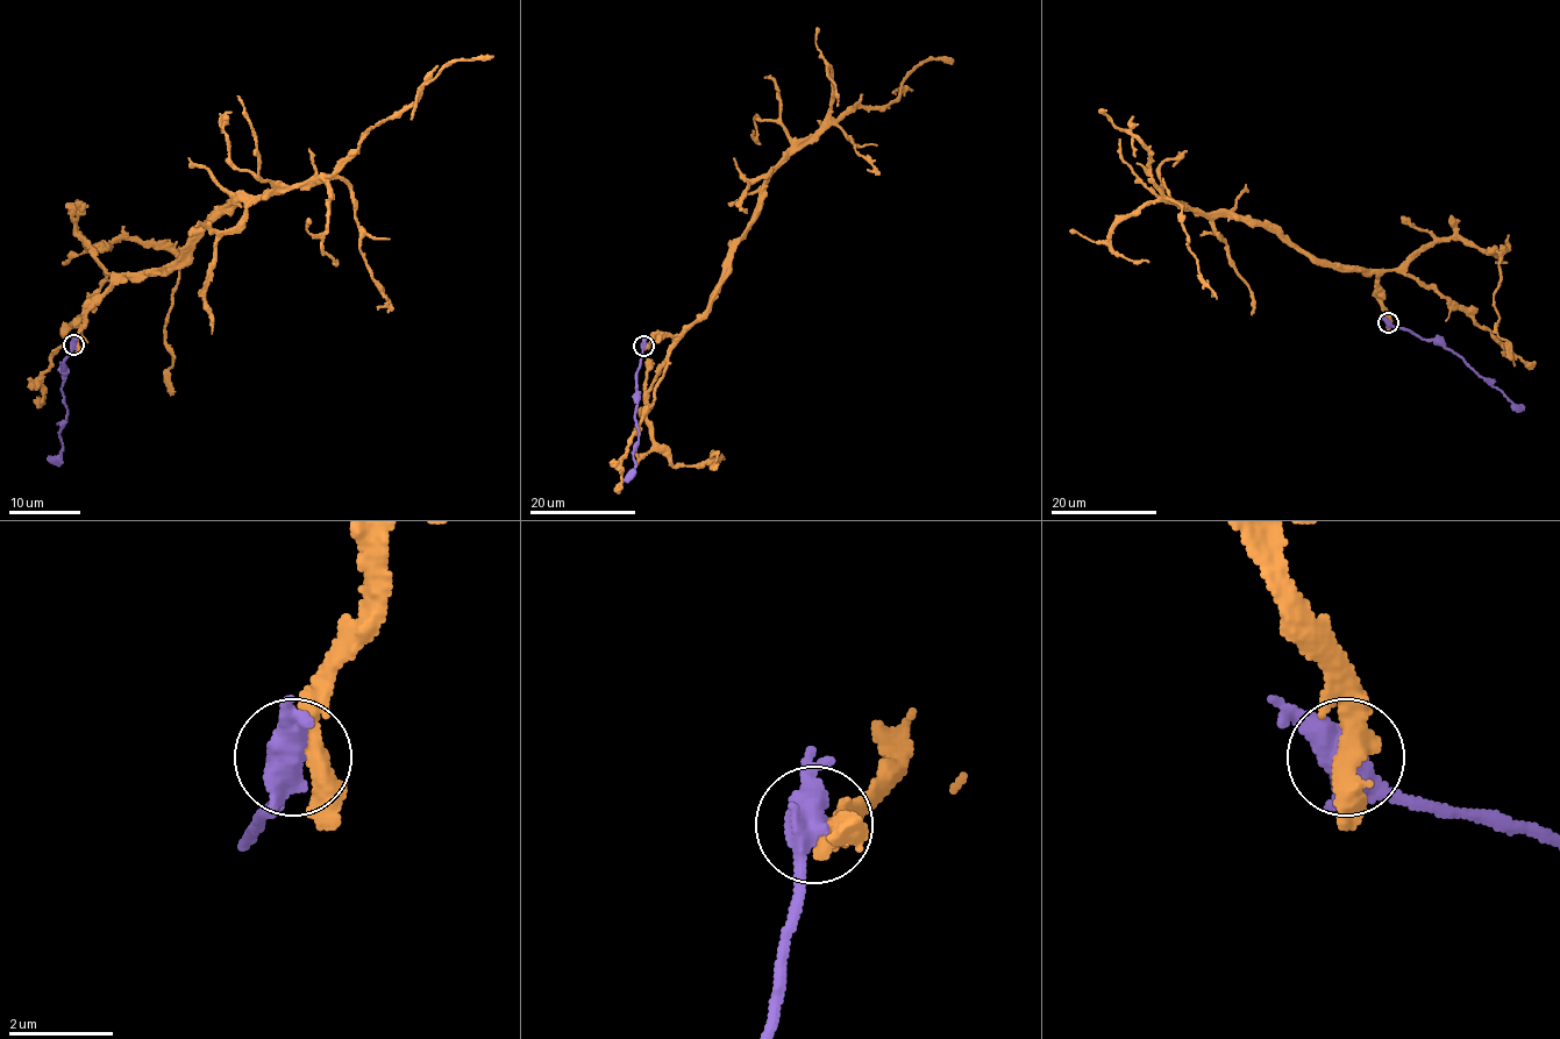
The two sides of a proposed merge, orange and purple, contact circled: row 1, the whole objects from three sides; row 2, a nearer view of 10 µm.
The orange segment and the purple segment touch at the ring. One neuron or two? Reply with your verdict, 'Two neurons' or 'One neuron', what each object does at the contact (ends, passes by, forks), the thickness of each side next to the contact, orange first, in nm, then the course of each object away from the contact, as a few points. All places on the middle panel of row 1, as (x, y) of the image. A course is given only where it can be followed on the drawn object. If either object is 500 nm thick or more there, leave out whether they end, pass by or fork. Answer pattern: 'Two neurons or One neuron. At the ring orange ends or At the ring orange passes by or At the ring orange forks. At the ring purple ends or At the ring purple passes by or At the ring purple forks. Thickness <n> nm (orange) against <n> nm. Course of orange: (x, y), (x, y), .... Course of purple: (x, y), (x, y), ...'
Two neurons. Thickness 420 nm (orange) against 550 nm. Course of orange: (645, 347), (705, 311), (762, 186), (790, 155), (852, 109), (894, 101), (924, 62), (953, 61). Course of purple: (645, 346), (636, 381), (639, 442), (634, 449), (635, 468), (625, 482)

